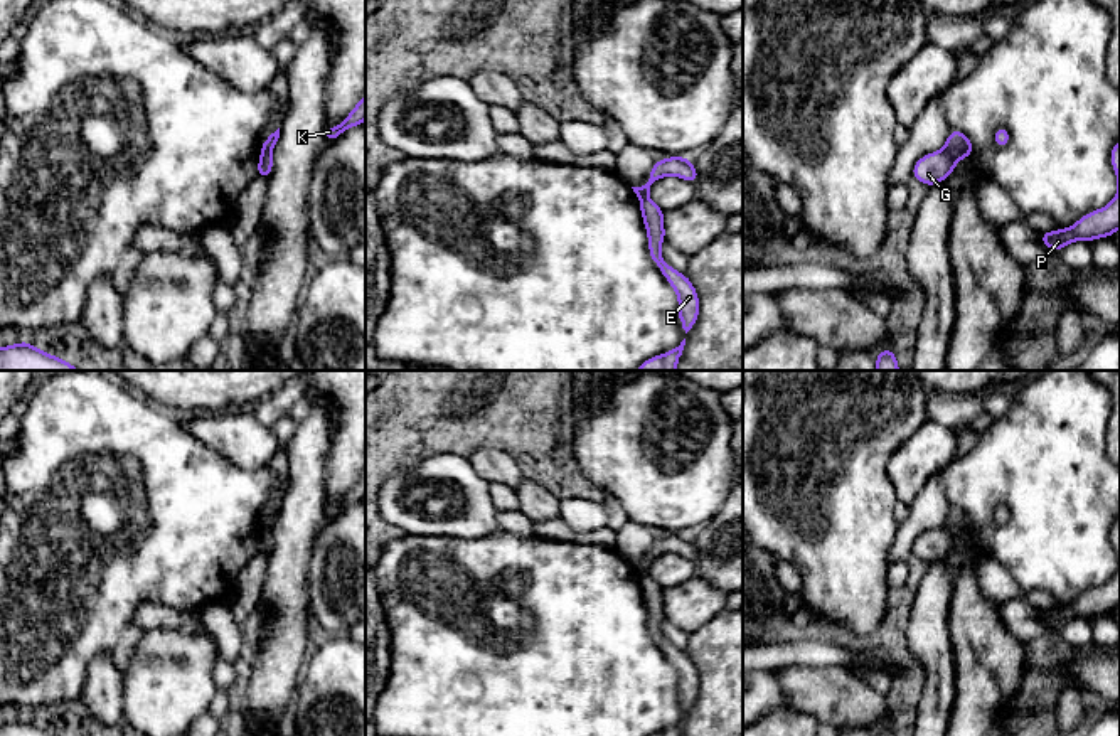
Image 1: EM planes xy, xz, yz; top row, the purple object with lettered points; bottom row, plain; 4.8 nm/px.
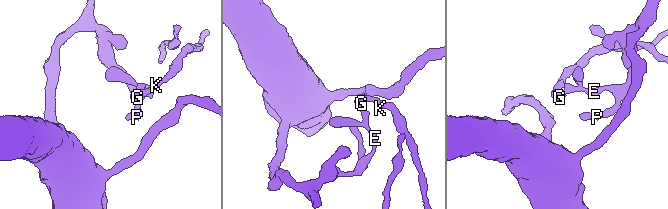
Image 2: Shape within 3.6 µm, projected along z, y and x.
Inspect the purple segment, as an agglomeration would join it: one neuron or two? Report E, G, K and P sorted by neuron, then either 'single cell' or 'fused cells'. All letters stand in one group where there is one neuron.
groups E P / G K; fused cells

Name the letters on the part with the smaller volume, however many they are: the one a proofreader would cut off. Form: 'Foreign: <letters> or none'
Foreign: G, K

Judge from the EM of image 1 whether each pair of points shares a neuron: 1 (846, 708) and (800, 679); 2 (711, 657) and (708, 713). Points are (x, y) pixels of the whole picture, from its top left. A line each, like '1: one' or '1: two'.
1: one
2: one

